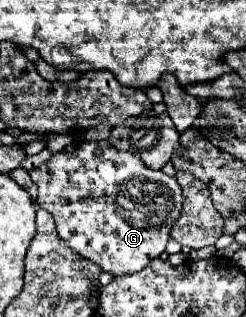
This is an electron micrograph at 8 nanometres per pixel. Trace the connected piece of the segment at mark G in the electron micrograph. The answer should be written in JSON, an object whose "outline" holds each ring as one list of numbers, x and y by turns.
{"outline":[[108,141,70,143,62,151,54,153,50,161,32,169,30,177,38,187,36,203,40,209,52,213,60,239,80,257,96,263,102,271,112,275,136,273,152,259,160,257,170,239,170,227,178,219,184,201,182,189,174,177,164,171,148,169,136,153,116,151]]}

